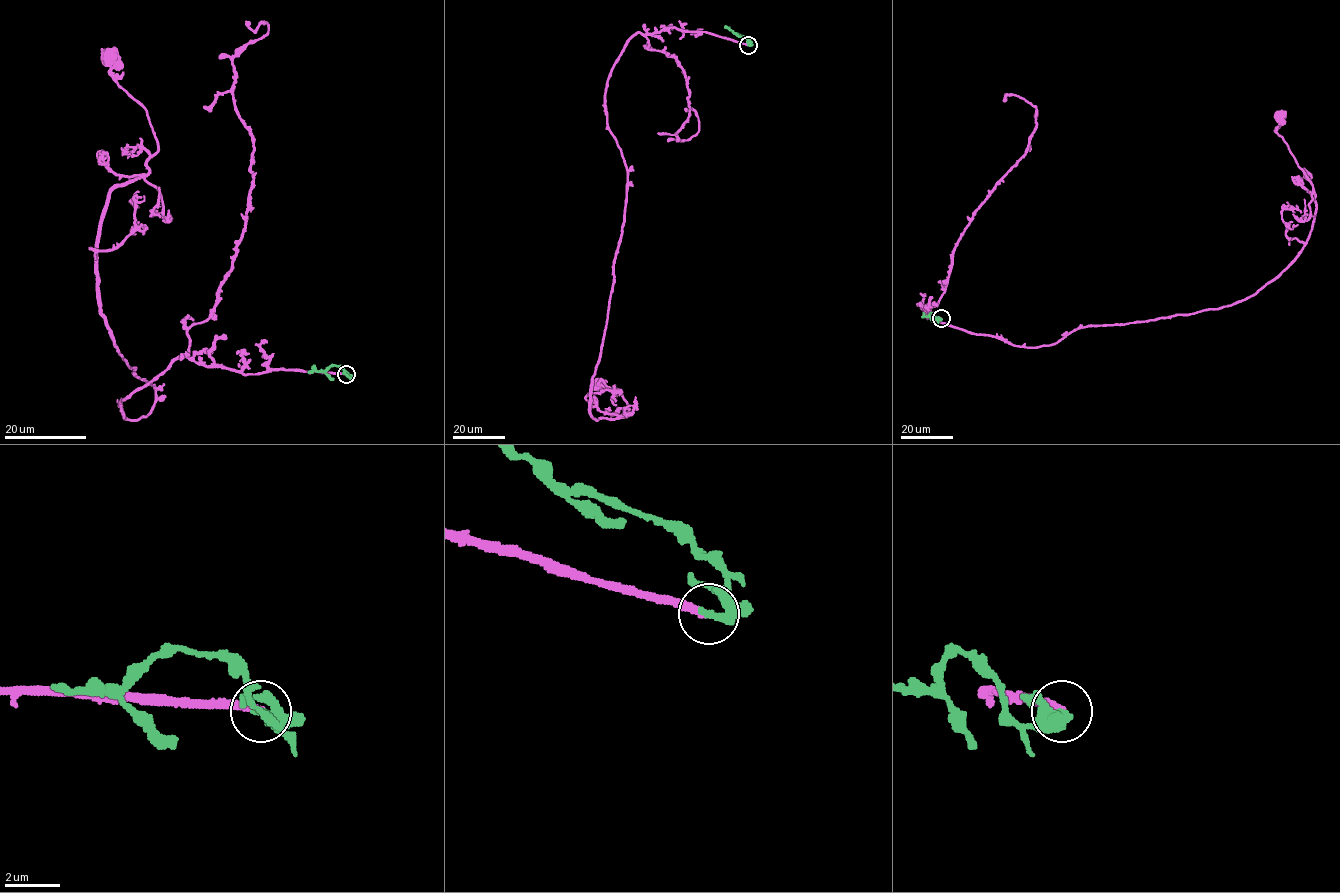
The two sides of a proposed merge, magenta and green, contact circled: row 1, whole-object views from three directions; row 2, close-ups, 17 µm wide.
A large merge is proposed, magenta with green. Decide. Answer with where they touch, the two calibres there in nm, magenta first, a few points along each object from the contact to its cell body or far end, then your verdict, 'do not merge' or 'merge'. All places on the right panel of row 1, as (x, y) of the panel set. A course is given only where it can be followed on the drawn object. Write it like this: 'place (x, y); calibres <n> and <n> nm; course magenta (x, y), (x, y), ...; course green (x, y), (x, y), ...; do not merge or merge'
place (941, 318); calibres 220 and 340 nm; course magenta (941, 318), (923, 315), (930, 306), (948, 325), (1037, 347), (1253, 296), (1300, 250), (1315, 214), (1280, 114); course green (941, 318), (937, 320), (931, 313), (922, 317); do not merge

